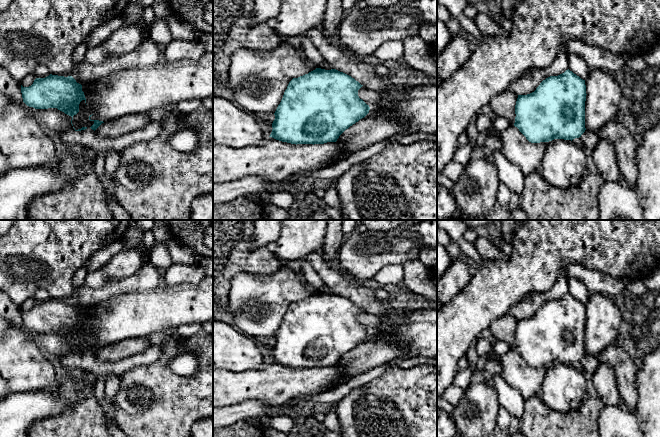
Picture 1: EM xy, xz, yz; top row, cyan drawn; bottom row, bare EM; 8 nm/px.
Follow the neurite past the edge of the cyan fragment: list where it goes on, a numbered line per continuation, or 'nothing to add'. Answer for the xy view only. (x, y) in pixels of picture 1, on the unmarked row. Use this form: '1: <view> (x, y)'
nothing to add

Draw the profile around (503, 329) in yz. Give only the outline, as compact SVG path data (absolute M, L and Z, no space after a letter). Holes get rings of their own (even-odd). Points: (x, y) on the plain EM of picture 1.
M505 315L495 320L491 326L490 331L497 340L506 342L511 349L515 347L515 329L518 319L511 316Z

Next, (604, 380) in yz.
M609 364L599 365L592 378L603 405L617 406L622 403L615 372Z

